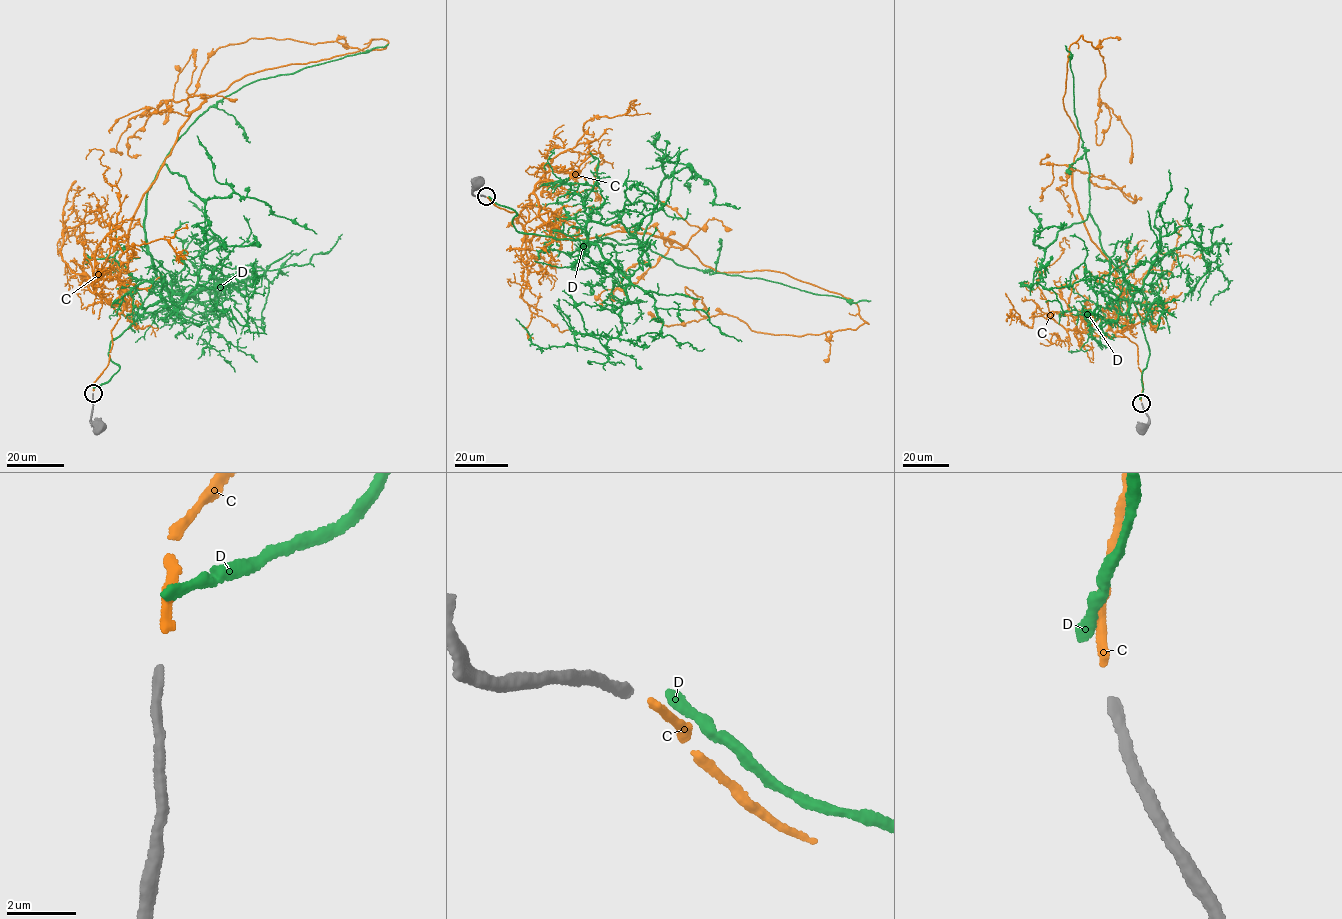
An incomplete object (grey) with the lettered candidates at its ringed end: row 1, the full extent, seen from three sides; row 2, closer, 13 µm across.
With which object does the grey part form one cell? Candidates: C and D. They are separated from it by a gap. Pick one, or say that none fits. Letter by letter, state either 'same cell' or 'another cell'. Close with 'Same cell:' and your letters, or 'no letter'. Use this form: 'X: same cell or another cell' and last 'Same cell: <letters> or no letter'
C: same cell
D: another cell
Same cell: C

